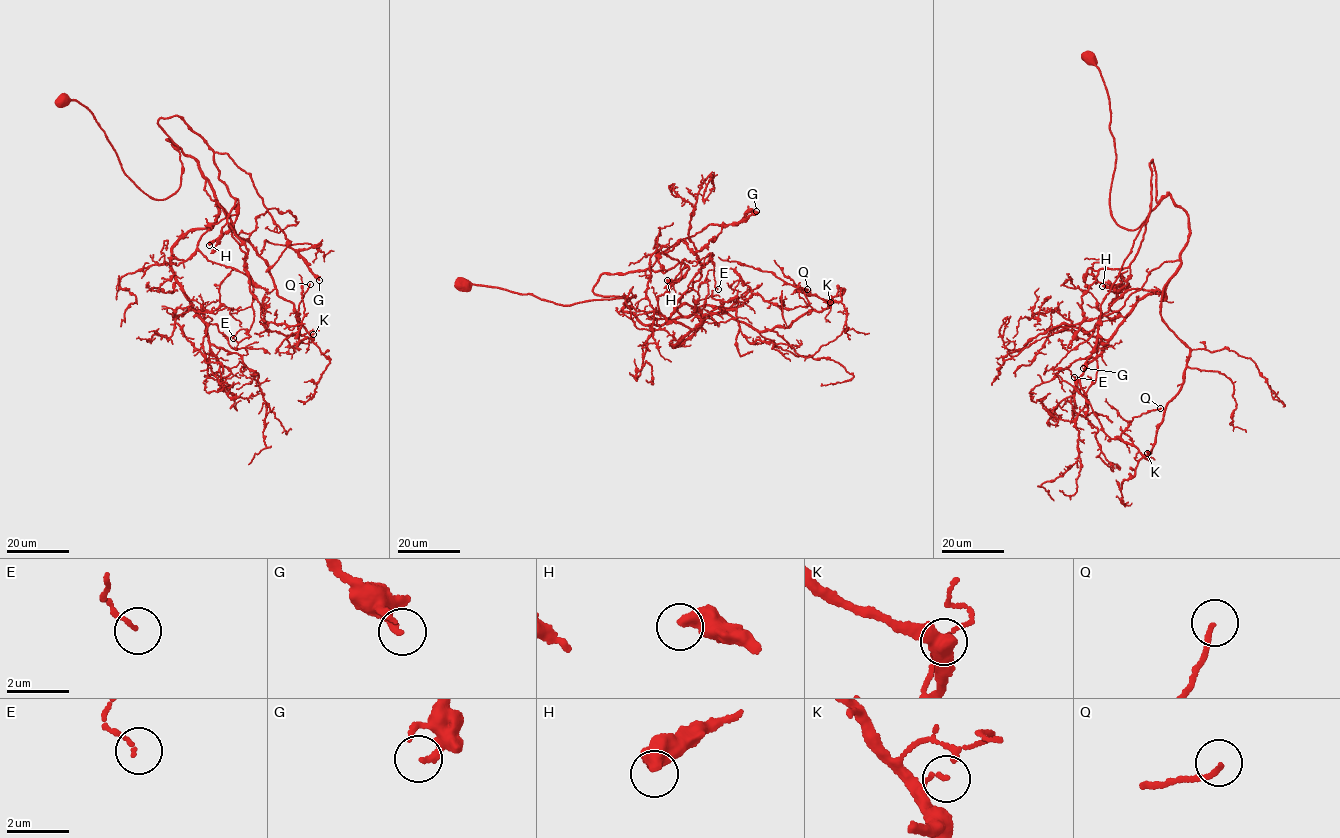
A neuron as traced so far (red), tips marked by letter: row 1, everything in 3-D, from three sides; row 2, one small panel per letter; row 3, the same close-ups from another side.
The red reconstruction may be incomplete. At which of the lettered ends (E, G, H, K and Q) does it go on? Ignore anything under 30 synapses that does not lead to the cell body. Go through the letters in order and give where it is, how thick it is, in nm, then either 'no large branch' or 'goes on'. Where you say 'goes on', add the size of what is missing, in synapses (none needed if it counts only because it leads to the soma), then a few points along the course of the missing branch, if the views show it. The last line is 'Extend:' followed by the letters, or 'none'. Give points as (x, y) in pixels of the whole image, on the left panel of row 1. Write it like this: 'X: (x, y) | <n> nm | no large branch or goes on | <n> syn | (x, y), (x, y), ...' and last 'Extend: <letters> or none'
E: (233, 338) | 140 nm | no large branch
G: (319, 280) | 220 nm | no large branch
H: (209, 245) | 550 nm | no large branch
K: (313, 334) | 110 nm | no large branch
Q: (310, 284) | 140 nm | no large branch
Extend: none

